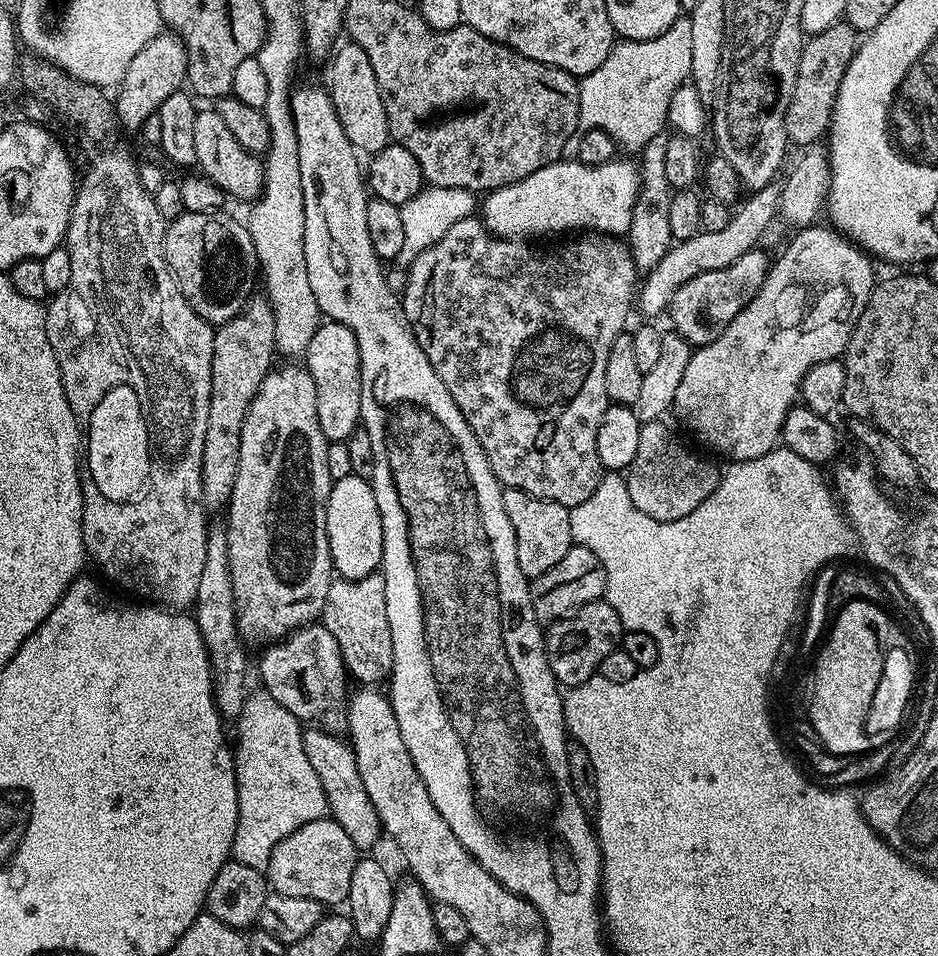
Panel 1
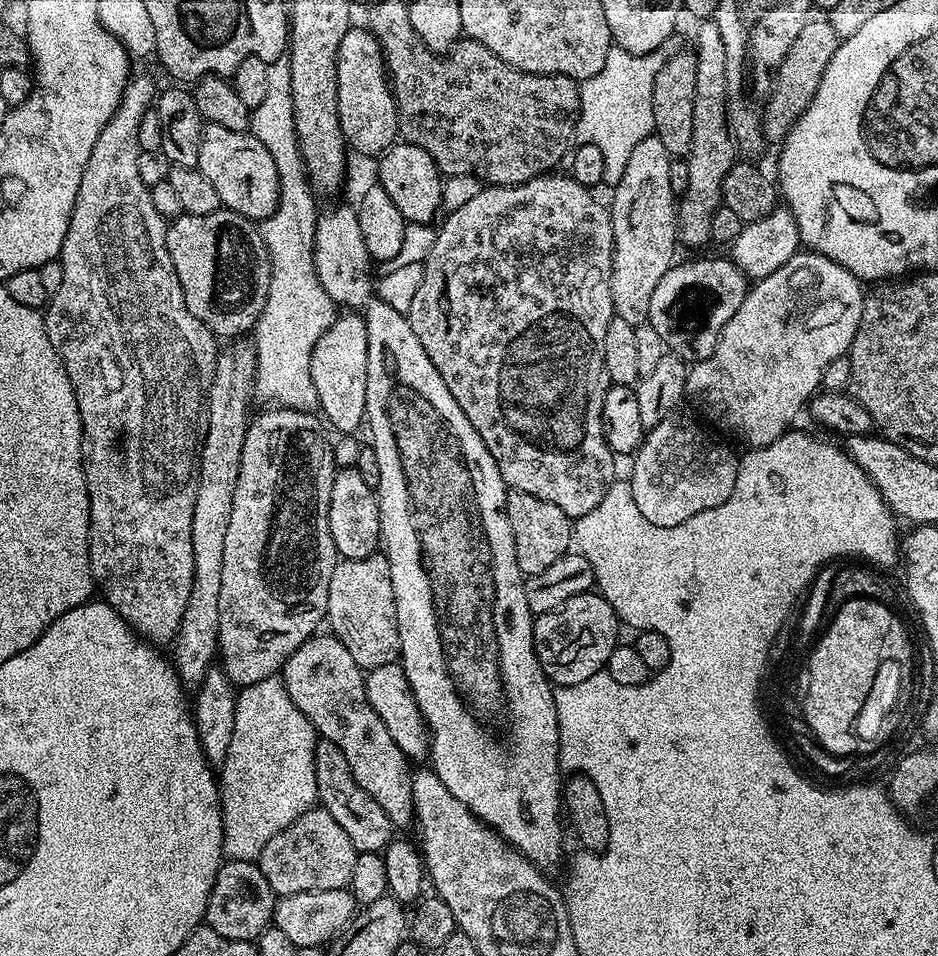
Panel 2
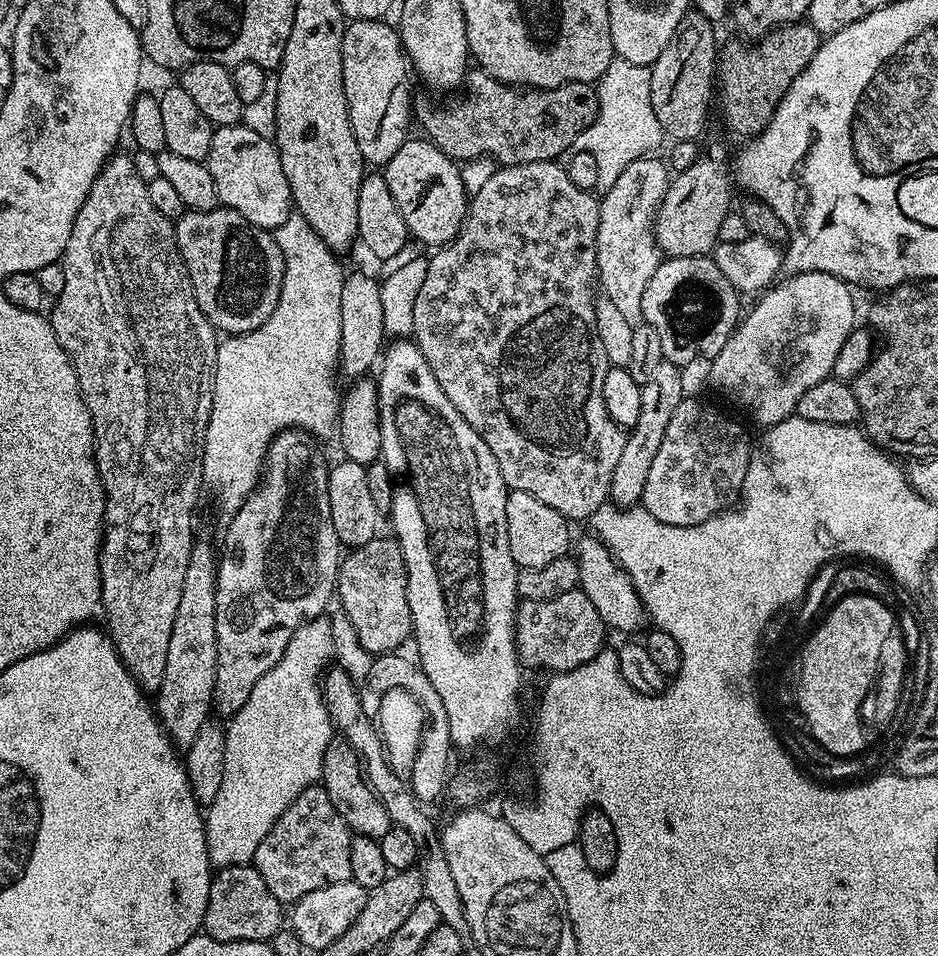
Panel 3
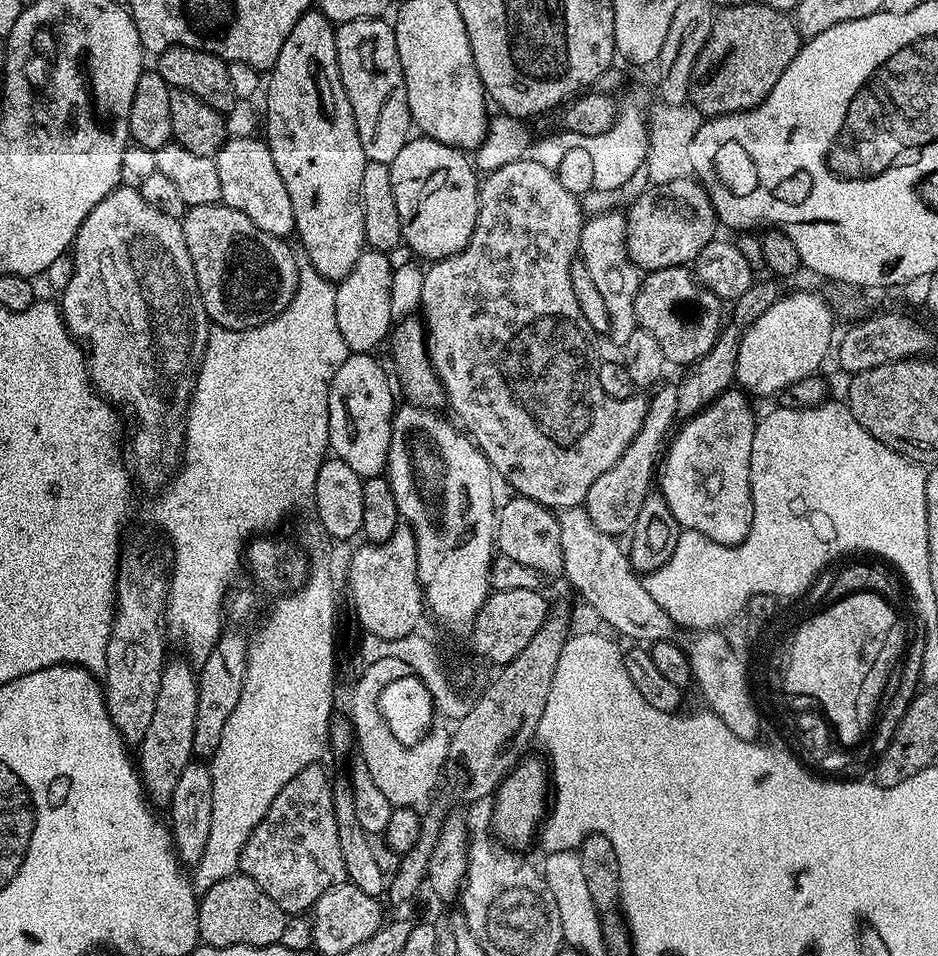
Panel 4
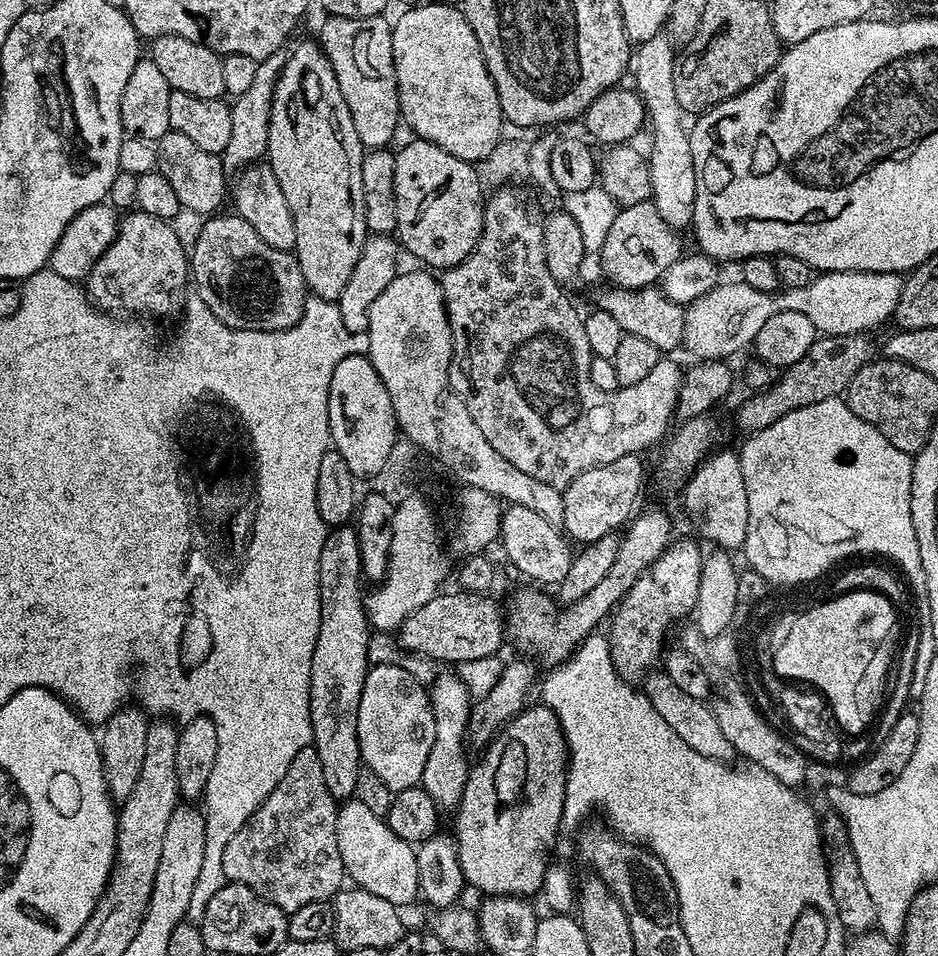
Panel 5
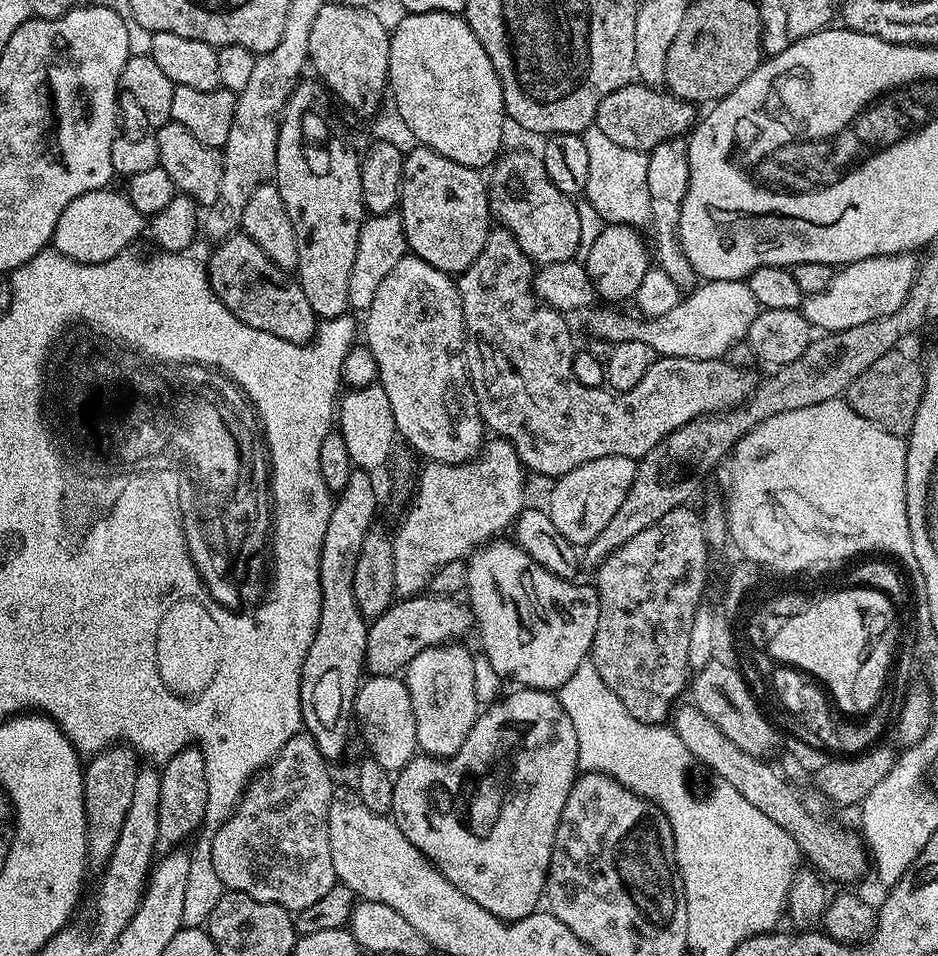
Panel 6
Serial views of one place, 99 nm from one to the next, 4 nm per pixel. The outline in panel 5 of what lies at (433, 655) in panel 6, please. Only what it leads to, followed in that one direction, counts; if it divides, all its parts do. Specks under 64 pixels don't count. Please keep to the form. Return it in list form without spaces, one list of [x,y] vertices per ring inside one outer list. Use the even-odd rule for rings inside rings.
[[[452,674],[438,677],[432,688],[430,684],[428,701],[434,714],[434,746],[430,746],[430,756],[426,758],[426,770],[422,770],[420,784],[424,792],[430,794],[437,809],[455,809],[460,803],[470,767],[470,760],[464,757],[464,744],[468,735],[468,715],[472,712],[474,700],[459,675]]]

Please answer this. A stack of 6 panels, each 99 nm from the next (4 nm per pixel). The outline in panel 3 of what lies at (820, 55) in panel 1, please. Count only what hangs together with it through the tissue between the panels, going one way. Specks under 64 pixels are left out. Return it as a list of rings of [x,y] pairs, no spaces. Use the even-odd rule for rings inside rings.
[[[806,22],[785,24],[782,28],[774,28],[771,32],[759,37],[758,42],[744,42],[748,44],[723,45],[718,56],[718,104],[724,111],[724,124],[732,132],[740,136],[755,138],[768,127],[772,120],[774,110],[780,104],[780,99],[786,94],[786,90],[806,70],[806,66],[814,58],[814,54],[820,49],[822,37]]]

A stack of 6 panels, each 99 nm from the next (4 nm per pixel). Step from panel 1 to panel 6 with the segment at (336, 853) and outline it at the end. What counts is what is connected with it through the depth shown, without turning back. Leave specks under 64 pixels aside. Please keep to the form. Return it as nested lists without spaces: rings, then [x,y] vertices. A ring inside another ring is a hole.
[[[301,734],[290,738],[271,764],[261,768],[249,780],[232,817],[218,831],[211,833],[214,870],[227,891],[241,892],[258,902],[277,904],[295,914],[318,902],[318,898],[323,898],[337,884],[328,833],[330,798],[334,791],[328,768],[329,761],[319,752],[314,738]]]

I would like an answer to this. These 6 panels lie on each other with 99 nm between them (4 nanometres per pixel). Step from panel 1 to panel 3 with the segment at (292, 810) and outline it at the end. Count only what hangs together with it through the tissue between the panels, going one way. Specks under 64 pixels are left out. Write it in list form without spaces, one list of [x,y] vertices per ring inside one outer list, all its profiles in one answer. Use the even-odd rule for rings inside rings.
[[[321,615],[314,620],[307,620],[290,638],[286,650],[266,676],[263,676],[250,690],[250,698],[246,698],[246,706],[230,717],[226,724],[226,754],[224,755],[224,773],[222,786],[218,786],[218,794],[212,804],[207,805],[204,818],[204,833],[208,847],[208,861],[217,869],[252,864],[254,854],[258,850],[258,842],[270,834],[274,822],[302,794],[304,788],[320,780],[322,758],[324,757],[324,736],[288,736],[288,664],[307,664],[311,670],[324,670],[329,667],[332,655],[332,635],[330,619]]]

